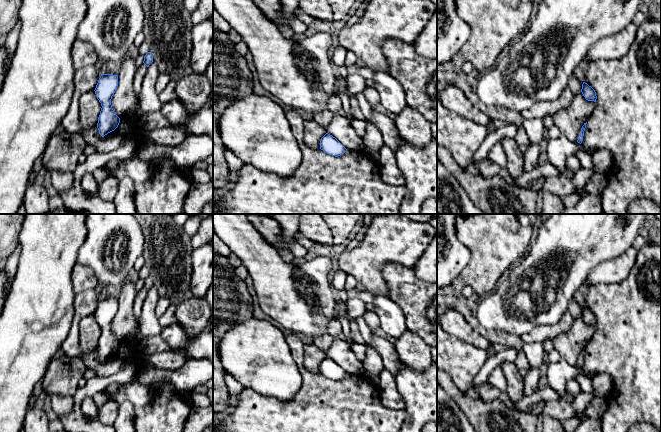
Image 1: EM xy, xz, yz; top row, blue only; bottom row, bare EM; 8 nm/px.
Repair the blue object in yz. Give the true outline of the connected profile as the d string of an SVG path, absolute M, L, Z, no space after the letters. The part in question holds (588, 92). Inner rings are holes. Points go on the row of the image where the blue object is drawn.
M583 82L581 92L586 100L596 102L597 99L596 92L587 83Z

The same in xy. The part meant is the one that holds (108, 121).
M102 74L94 90L102 106L97 123L99 134L102 137L114 131L120 123L120 118L116 115L111 105L111 99L117 87L118 75Z

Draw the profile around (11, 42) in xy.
M18 20L12 30L7 34L5 41L5 48L7 53L9 54L6 61L6 72L11 64L13 55L15 54L16 47L18 45L18 37L21 29L21 22Z

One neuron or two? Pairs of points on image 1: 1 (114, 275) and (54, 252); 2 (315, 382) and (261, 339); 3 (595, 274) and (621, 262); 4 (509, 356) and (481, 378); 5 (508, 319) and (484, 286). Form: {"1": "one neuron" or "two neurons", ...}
{"1": "two neurons", "2": "two neurons", "3": "one neuron", "4": "one neuron", "5": "two neurons"}

